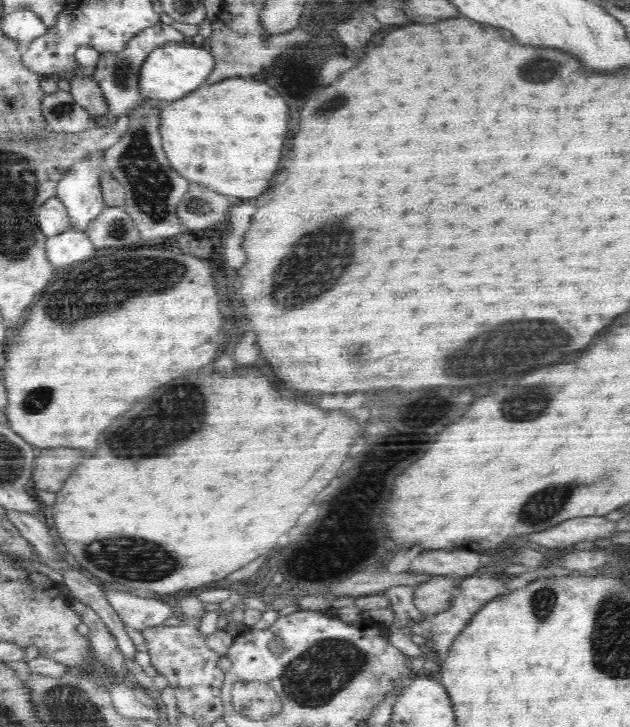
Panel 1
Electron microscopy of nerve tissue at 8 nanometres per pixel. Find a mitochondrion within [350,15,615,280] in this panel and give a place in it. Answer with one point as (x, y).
(539, 70)

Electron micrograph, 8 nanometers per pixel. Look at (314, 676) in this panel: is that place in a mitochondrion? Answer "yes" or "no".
yes

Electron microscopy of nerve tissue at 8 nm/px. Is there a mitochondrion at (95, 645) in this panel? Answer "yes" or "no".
no

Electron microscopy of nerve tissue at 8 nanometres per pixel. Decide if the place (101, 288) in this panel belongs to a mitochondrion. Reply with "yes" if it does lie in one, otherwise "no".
yes

